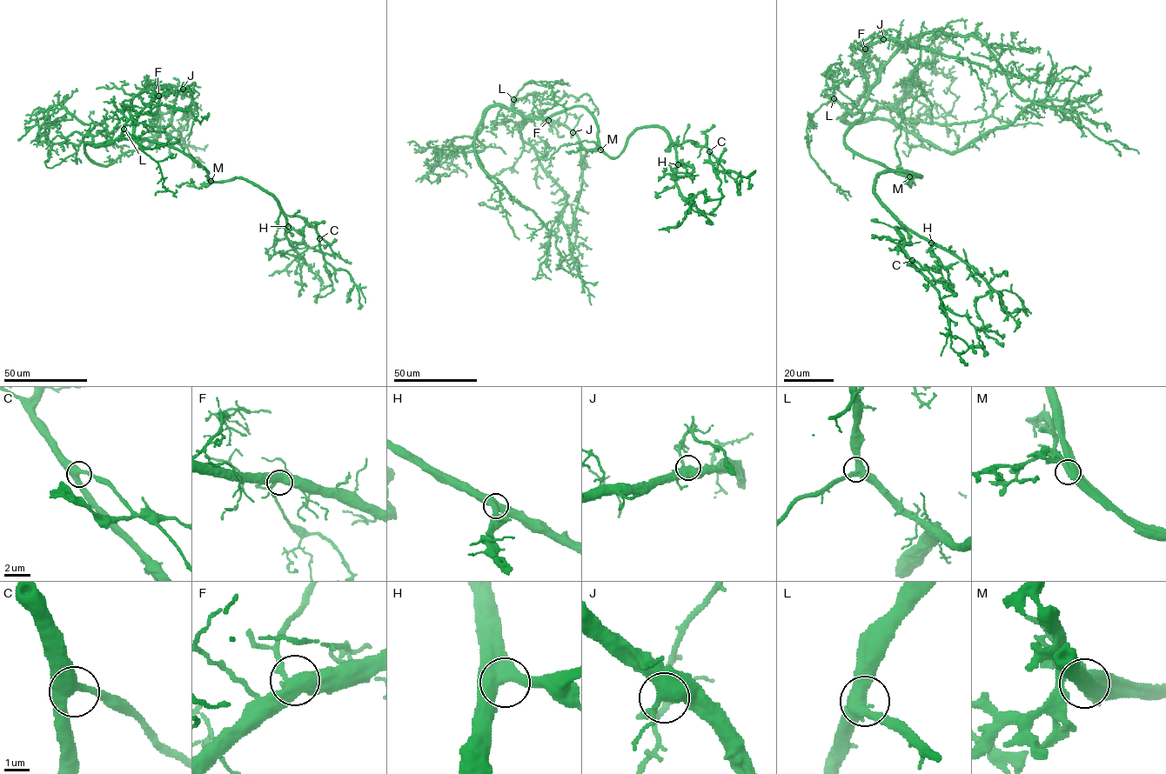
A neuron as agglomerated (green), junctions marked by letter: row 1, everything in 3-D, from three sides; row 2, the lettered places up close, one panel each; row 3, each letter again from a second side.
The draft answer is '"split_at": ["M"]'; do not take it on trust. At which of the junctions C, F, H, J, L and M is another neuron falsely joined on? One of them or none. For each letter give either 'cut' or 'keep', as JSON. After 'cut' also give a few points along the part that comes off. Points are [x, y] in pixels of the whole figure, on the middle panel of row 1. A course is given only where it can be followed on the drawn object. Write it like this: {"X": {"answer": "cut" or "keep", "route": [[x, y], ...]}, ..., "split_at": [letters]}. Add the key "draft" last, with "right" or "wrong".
{"C": {"answer": "keep"}, "F": {"answer": "keep"}, "H": {"answer": "keep"}, "J": {"answer": "keep"}, "L": {"answer": "keep"}, "M": {"answer": "cut", "route": [[600, 150], [597, 143], [583, 140], [560, 146], [549, 158], [539, 158], [547, 155], [552, 148]]}, "split_at": ["M"], "draft": "right"}

